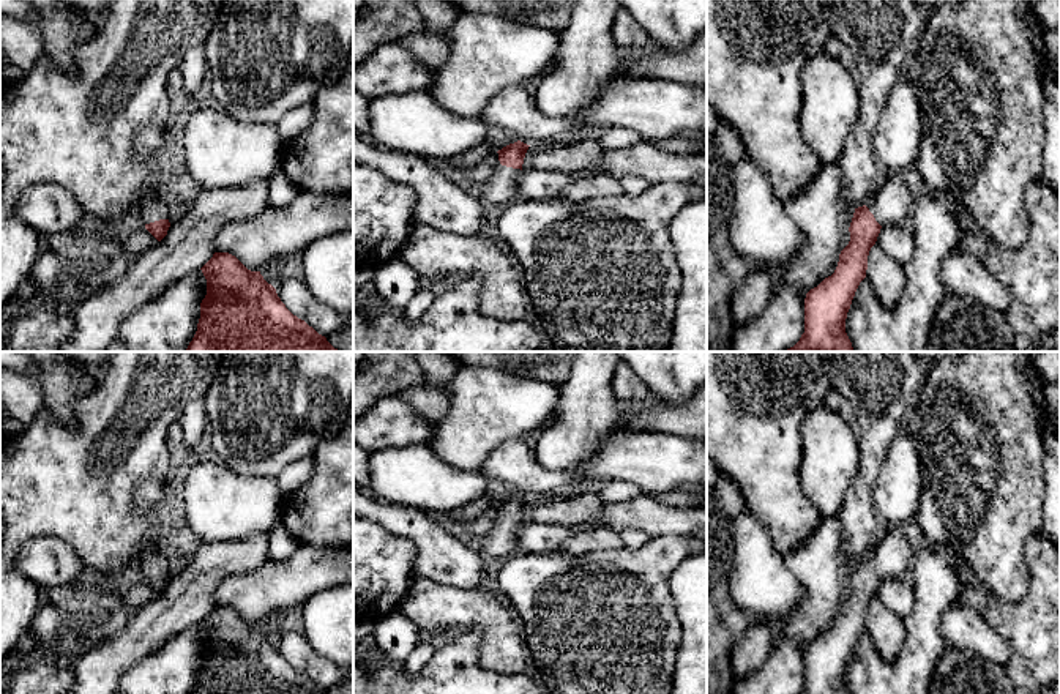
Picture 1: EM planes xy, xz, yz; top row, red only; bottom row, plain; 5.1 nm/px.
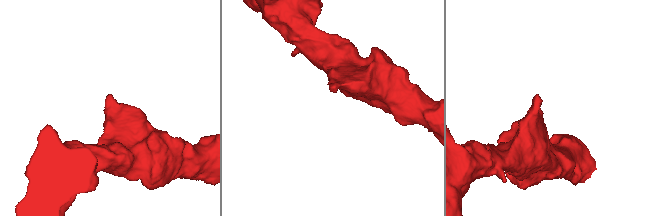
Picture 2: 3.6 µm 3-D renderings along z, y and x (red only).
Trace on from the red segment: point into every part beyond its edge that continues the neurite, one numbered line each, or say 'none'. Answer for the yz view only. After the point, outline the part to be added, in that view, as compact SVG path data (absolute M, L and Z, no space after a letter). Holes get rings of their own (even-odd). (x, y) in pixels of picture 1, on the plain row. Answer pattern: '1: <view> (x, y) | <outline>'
1: yz (892, 557) | M883 525L882 538L866 560L880 579L904 577L912 571L913 554L902 527Z

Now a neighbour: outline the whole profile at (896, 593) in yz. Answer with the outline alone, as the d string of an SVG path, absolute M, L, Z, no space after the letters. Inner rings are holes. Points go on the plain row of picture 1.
M910 574L904 577L882 579L875 598L899 618L907 620L913 610L915 591Z

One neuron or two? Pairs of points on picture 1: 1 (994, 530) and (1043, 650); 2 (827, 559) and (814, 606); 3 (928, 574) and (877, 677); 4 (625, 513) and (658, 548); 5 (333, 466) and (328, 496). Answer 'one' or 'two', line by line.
1: two
2: one
3: one
4: two
5: one

